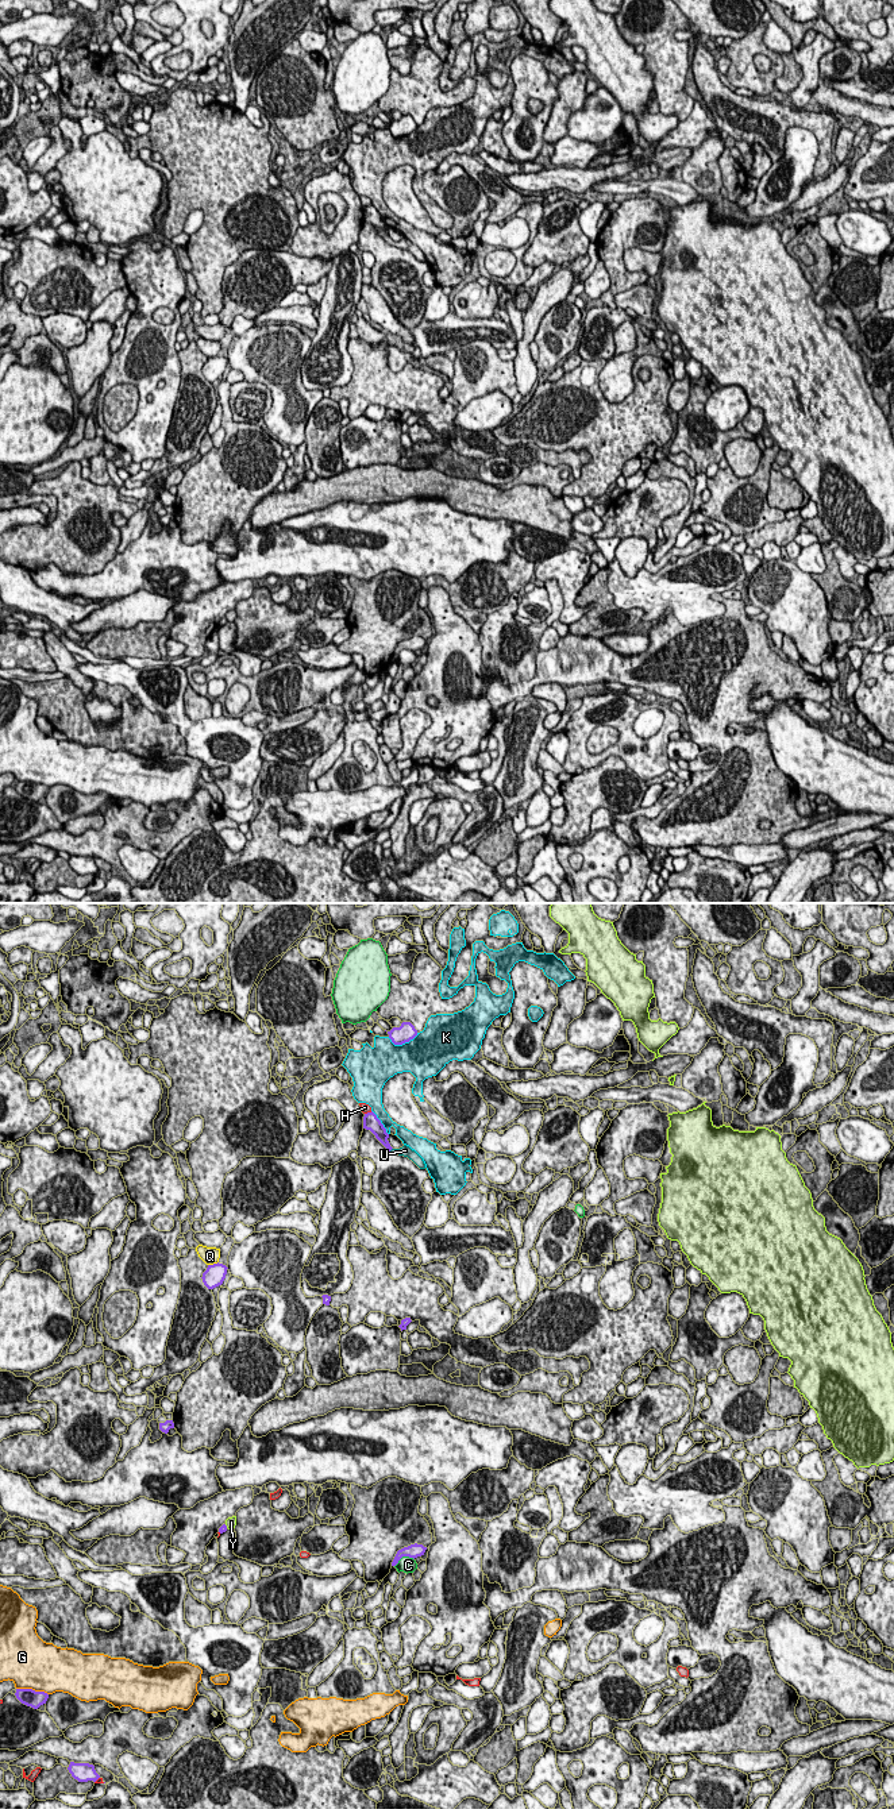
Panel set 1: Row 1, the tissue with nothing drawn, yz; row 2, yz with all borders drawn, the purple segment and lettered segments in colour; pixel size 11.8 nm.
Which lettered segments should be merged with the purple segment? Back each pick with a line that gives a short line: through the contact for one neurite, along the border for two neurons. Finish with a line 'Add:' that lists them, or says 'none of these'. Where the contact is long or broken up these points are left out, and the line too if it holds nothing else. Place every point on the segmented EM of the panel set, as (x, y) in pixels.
U: Line: yz (380, 1131), (390, 1149), (405, 1150)
Add: U

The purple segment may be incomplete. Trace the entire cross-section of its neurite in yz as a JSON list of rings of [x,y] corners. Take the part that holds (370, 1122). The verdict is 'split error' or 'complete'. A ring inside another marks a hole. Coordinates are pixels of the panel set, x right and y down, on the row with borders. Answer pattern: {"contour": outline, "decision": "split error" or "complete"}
{"contour": [[[373,1111],[365,1114],[363,1129],[370,1130],[389,1152],[393,1149],[388,1141],[389,1134],[386,1133],[386,1129]]], "decision": "complete"}

